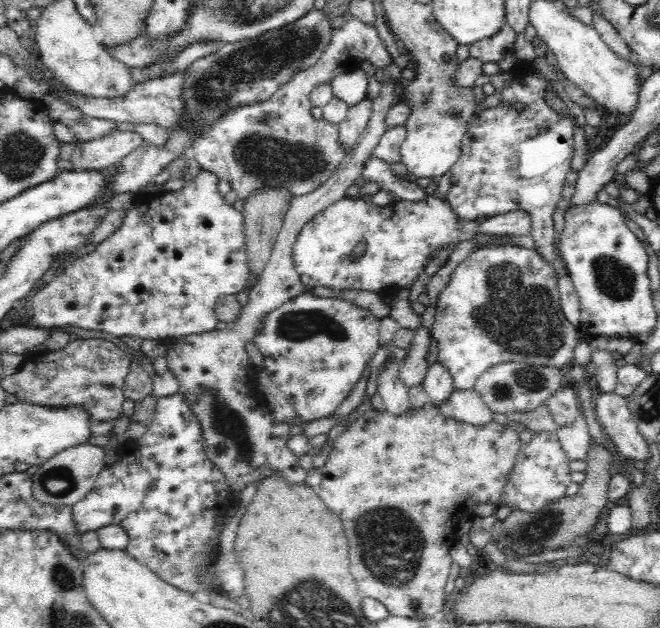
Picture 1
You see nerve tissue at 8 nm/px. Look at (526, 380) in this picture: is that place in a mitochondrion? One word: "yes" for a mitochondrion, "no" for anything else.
yes

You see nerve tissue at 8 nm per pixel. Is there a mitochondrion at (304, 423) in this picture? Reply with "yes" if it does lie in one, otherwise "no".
no

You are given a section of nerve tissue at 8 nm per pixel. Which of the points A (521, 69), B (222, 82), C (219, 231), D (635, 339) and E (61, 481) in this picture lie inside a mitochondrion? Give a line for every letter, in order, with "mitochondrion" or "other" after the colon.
A: other
B: mitochondrion
C: other
D: other
E: mitochondrion

